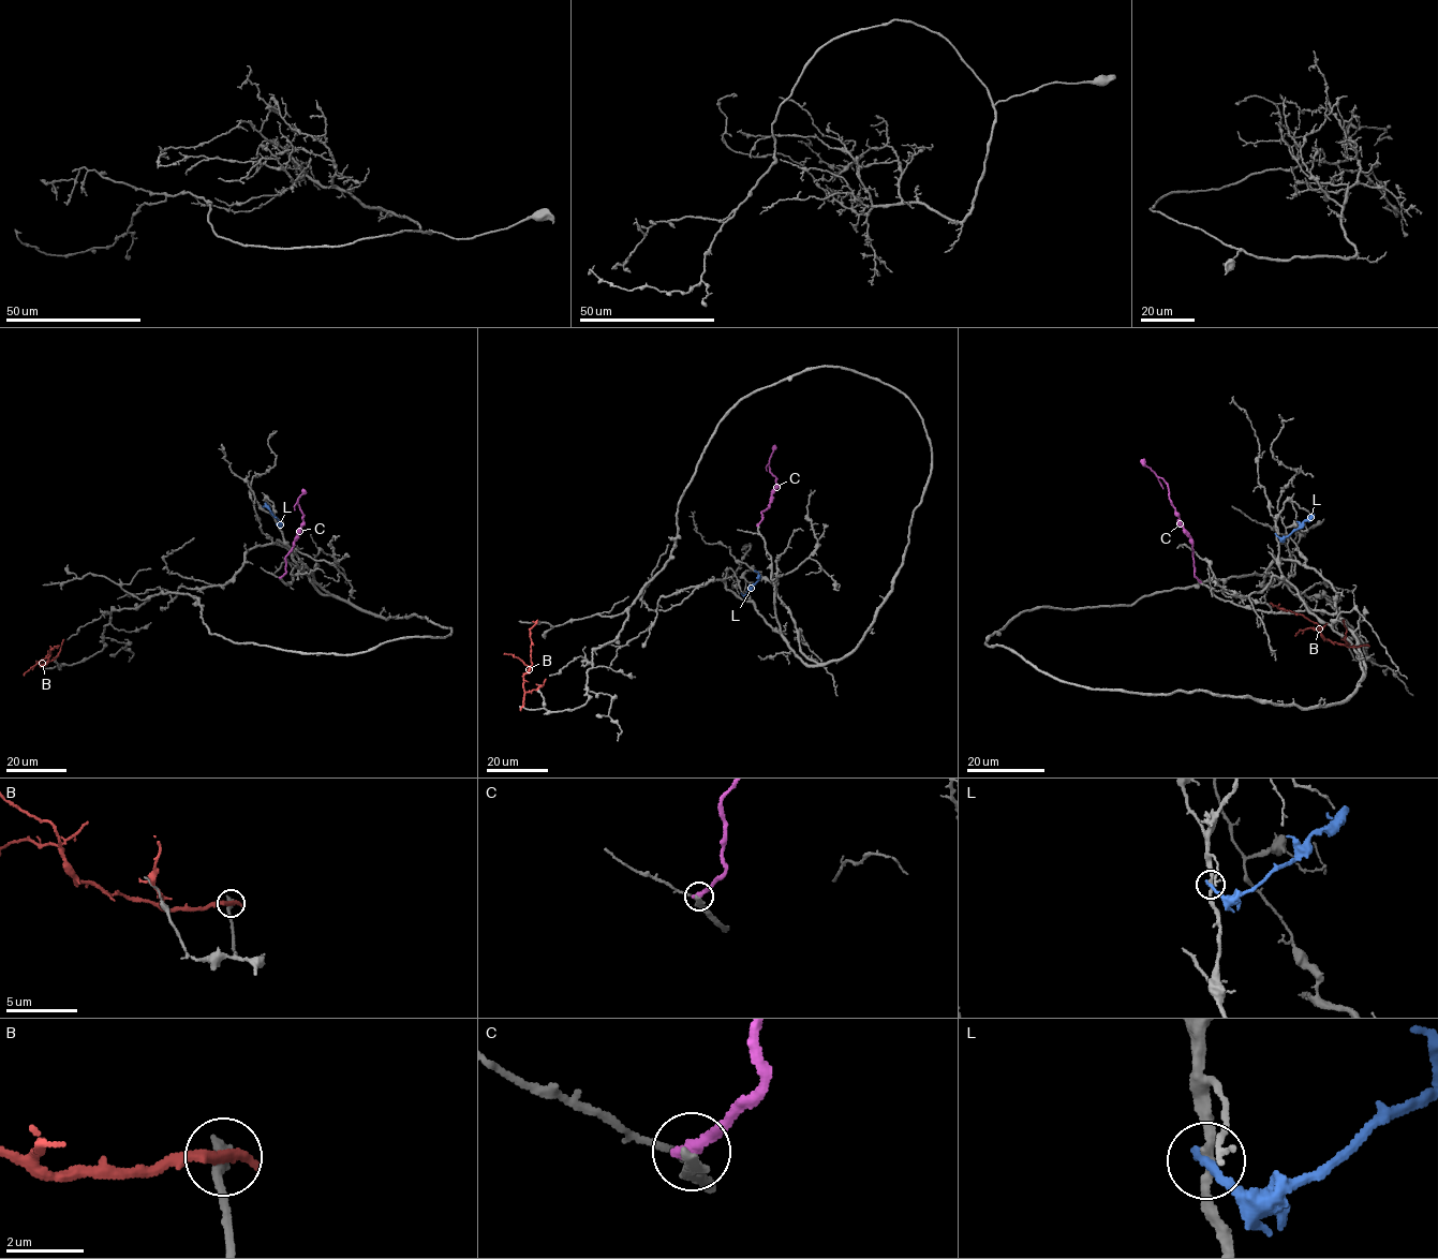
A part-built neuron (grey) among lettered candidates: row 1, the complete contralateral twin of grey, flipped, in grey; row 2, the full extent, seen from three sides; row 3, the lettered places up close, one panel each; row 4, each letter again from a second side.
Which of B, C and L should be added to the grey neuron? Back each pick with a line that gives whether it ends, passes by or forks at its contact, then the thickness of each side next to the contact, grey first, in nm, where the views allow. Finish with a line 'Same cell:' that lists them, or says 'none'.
Same cell: none

